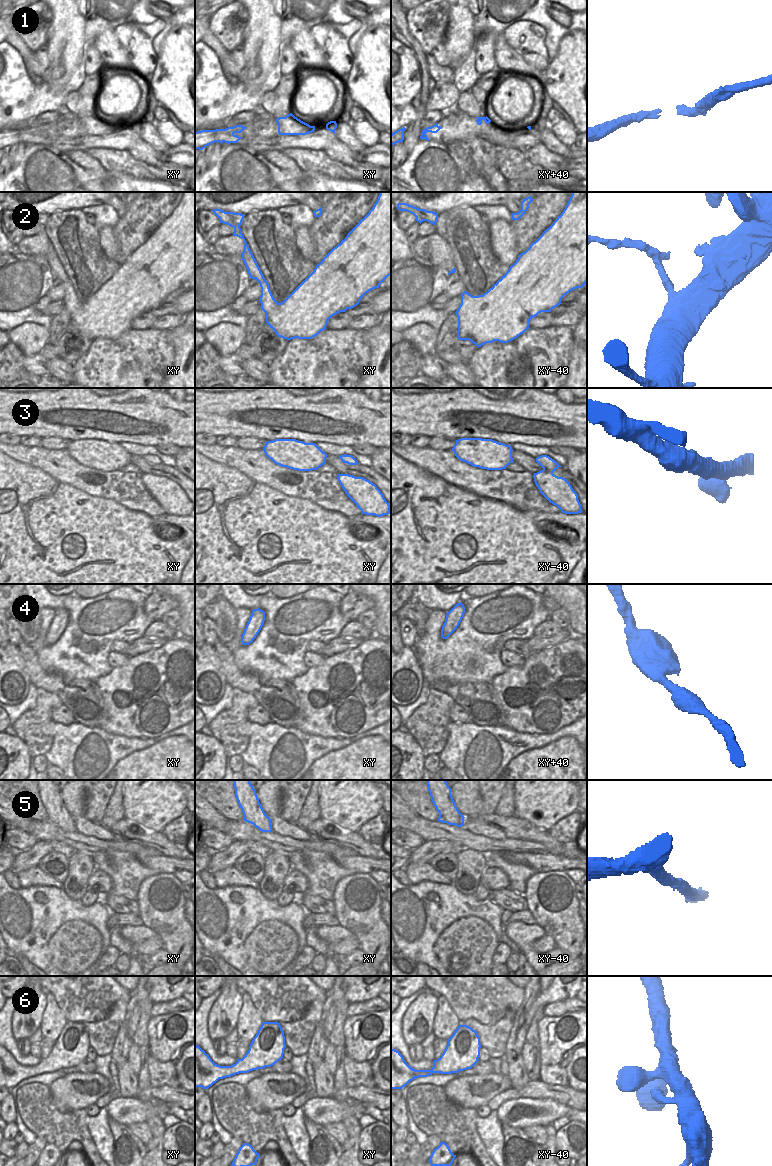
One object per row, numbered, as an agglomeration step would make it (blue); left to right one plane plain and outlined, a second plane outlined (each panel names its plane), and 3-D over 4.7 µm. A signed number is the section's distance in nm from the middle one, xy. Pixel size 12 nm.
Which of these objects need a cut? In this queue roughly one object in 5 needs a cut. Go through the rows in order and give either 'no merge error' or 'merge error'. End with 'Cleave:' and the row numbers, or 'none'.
1: no merge error
2: merge error
3: no merge error
4: no merge error
5: no merge error
6: no merge error
Cleave: 2

